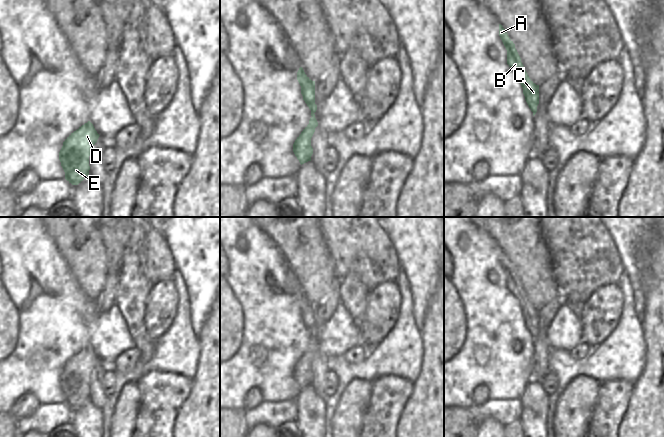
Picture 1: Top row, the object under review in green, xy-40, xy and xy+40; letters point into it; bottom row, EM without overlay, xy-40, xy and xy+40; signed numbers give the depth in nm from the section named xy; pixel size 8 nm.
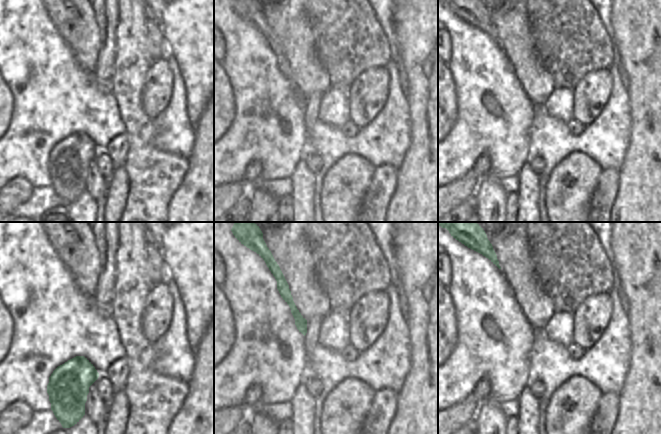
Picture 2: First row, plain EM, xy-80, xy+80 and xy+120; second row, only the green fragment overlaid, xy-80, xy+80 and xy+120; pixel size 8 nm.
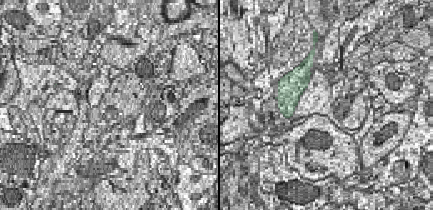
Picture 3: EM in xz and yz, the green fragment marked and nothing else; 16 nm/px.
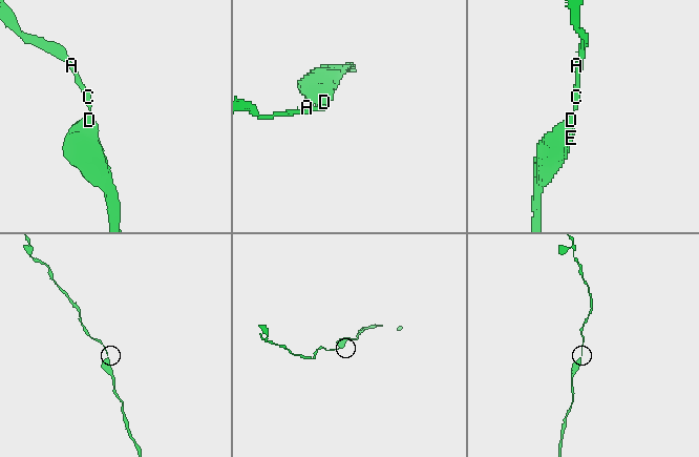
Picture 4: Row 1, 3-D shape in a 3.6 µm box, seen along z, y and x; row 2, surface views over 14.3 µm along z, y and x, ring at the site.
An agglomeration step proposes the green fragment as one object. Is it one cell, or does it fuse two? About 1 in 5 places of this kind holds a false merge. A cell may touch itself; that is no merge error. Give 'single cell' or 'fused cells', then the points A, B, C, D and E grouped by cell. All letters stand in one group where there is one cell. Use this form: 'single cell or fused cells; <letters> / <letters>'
single cell; A B C D E

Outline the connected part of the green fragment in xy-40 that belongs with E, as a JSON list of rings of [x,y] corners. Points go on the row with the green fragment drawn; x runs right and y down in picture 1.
[[[88,121],[63,142],[59,160],[65,172],[65,179],[72,185],[78,185],[89,175],[91,148],[99,136],[93,124]]]

